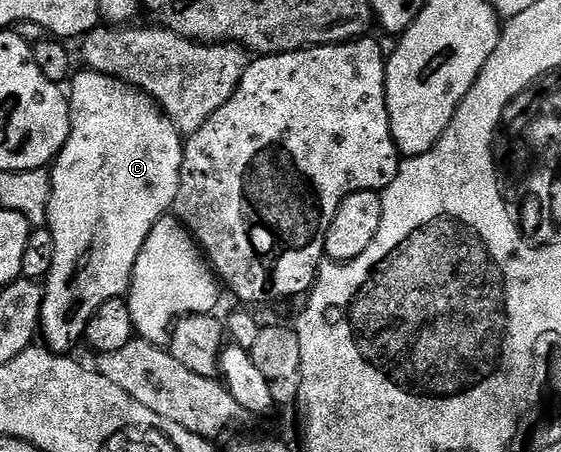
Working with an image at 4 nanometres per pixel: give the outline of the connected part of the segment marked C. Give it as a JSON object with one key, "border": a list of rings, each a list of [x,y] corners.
{"border":[[[82,68],[75,73],[68,82],[68,101],[70,103],[70,135],[52,163],[50,175],[50,209],[48,211],[48,228],[52,232],[52,240],[56,240],[56,257],[52,263],[52,272],[44,280],[44,297],[42,300],[42,324],[41,337],[47,350],[55,354],[69,355],[70,350],[77,342],[83,341],[86,333],[86,325],[91,316],[104,304],[113,298],[123,297],[130,289],[130,278],[134,274],[134,265],[140,256],[140,248],[144,248],[144,240],[148,232],[160,221],[167,217],[168,211],[173,207],[178,189],[180,188],[180,176],[182,175],[182,152],[184,149],[183,135],[172,124],[172,120],[162,110],[154,99],[149,98],[142,90],[113,78],[107,74],[98,74],[95,70]]]}

